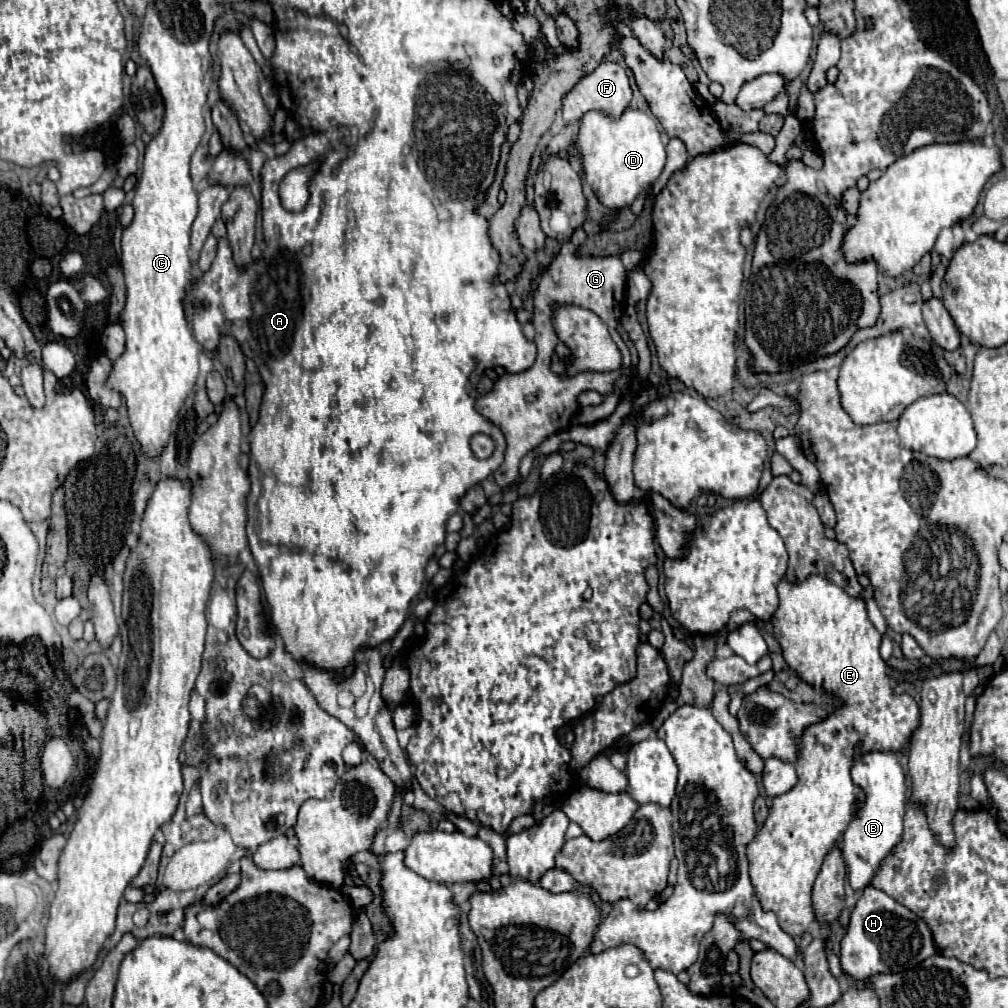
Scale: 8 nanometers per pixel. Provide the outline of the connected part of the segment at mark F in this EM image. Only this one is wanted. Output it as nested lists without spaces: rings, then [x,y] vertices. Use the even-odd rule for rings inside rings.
[[[602,61],[590,75],[584,75],[584,77],[564,95],[564,99],[562,99],[562,117],[564,117],[564,123],[580,121],[580,117],[582,117],[586,111],[590,111],[590,109],[598,109],[598,111],[602,111],[602,113],[620,117],[620,113],[630,105],[630,99],[632,99],[632,89],[630,89],[626,71],[624,71],[618,63]]]

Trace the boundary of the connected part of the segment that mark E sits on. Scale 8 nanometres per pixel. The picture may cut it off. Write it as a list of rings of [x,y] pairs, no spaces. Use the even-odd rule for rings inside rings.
[[[808,575],[798,583],[782,579],[778,583],[778,597],[780,605],[770,623],[786,663],[806,683],[824,687],[844,701],[844,707],[836,709],[826,721],[810,725],[804,731],[800,739],[802,753],[796,763],[798,783],[790,791],[774,797],[766,823],[748,845],[750,879],[762,909],[776,913],[780,927],[790,937],[798,939],[816,921],[816,913],[812,909],[812,885],[820,873],[824,855],[832,849],[832,845],[840,839],[842,831],[852,821],[852,805],[858,797],[862,797],[862,791],[850,779],[856,743],[862,743],[862,751],[900,751],[918,727],[920,711],[910,695],[892,693],[890,678],[886,675],[886,663],[880,657],[882,633],[870,623],[862,597],[846,595],[842,587],[830,583],[824,575]]]

